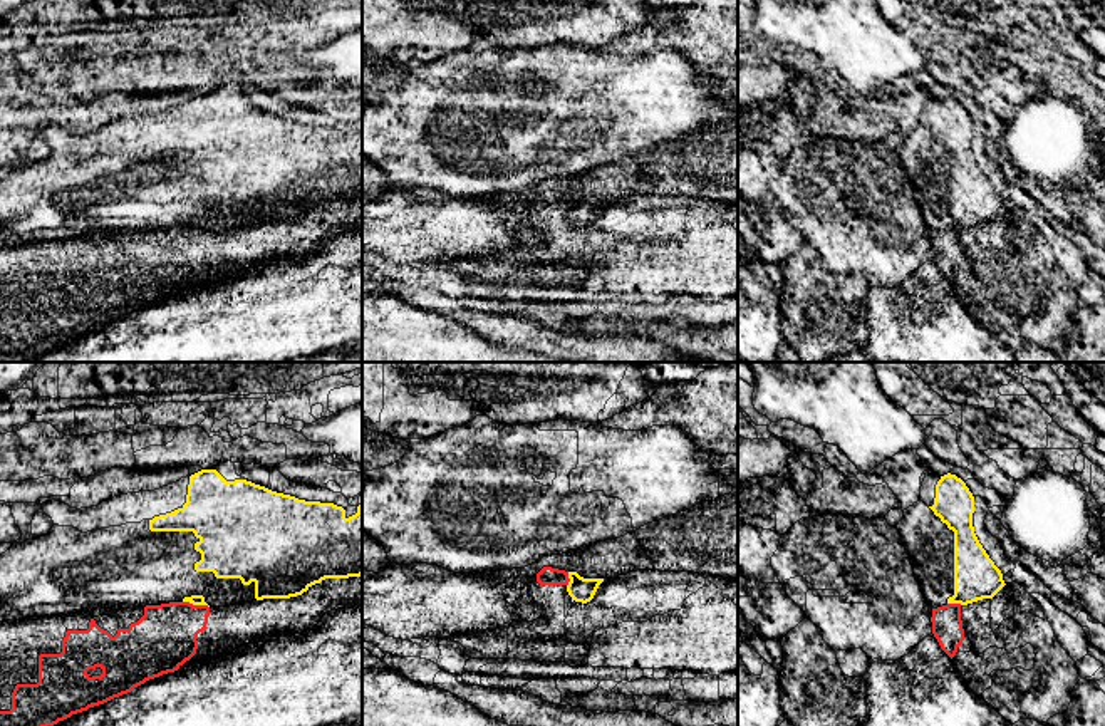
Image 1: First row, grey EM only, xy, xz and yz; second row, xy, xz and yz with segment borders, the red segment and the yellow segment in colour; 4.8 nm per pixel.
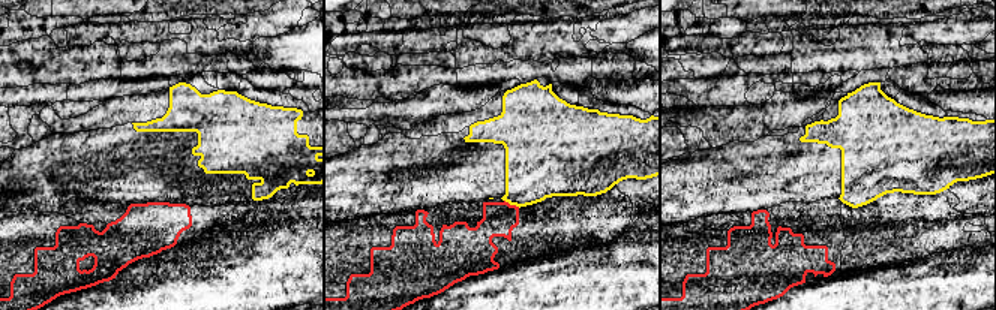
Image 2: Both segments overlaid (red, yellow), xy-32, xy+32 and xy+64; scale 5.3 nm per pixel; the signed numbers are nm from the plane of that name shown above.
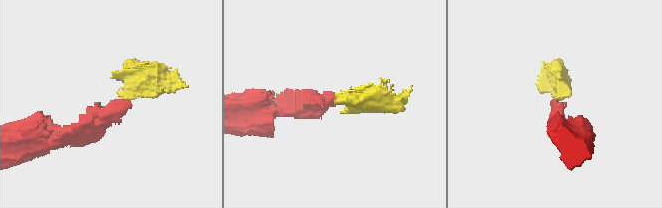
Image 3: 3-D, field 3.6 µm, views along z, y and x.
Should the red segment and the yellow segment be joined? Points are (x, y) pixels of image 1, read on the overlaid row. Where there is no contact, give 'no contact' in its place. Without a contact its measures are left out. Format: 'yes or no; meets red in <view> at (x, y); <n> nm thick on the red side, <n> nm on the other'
no; meets red in xy at (197, 606); 300 nm thick on the red side, 50 nm on the other

